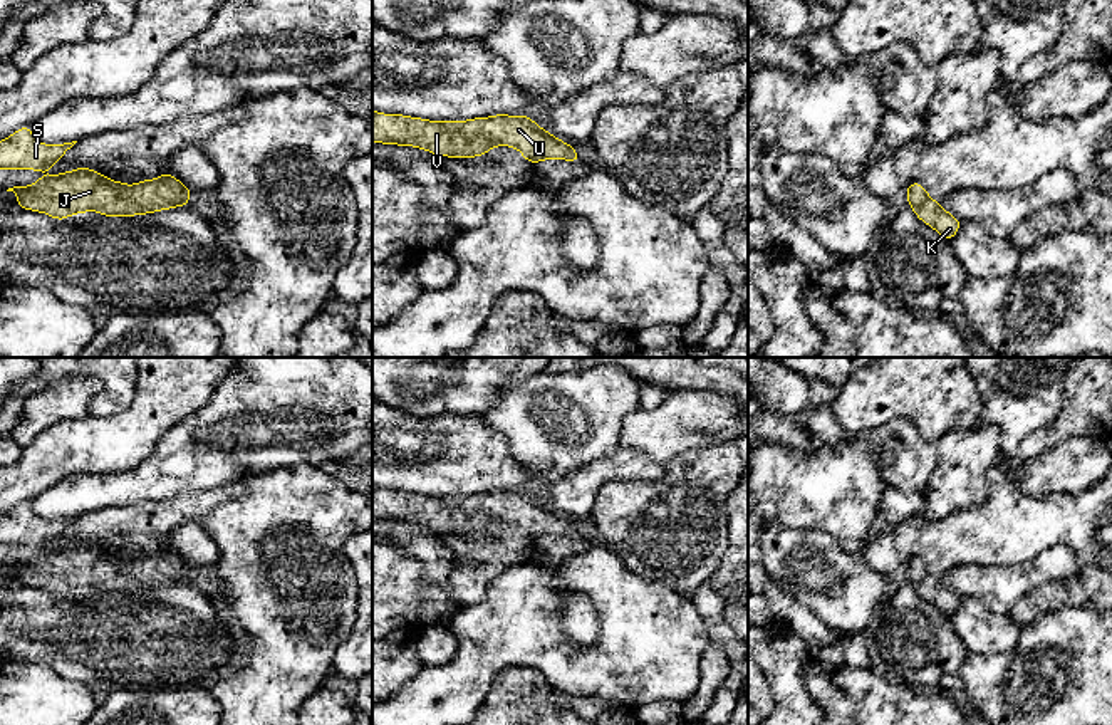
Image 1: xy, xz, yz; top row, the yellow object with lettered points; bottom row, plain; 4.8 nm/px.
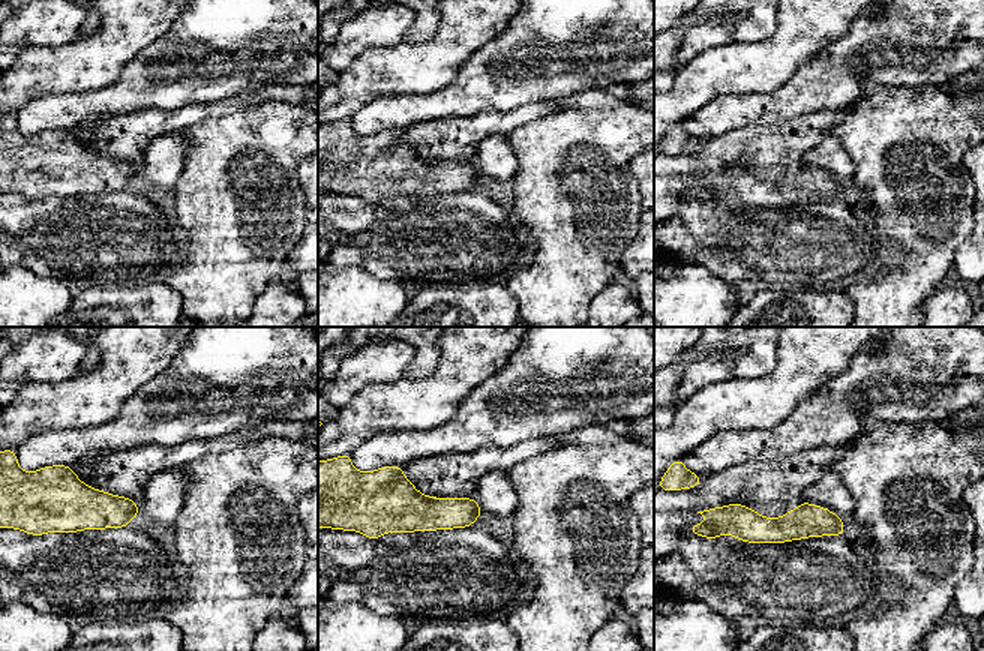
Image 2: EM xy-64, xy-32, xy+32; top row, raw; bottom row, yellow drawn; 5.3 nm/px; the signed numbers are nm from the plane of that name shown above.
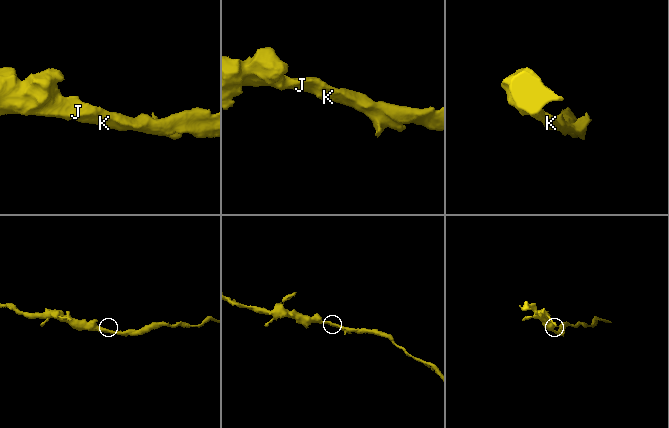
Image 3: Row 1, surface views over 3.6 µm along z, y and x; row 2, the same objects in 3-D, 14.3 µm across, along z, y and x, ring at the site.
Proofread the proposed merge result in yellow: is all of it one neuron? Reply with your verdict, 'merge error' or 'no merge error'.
no merge error

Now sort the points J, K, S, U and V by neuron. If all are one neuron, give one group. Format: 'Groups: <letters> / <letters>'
Groups: J K S U V

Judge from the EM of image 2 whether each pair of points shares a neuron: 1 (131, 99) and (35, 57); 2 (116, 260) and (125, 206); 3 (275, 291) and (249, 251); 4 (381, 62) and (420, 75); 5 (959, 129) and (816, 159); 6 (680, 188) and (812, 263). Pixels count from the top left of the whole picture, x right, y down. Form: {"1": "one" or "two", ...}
{"1": "two", "2": "one", "3": "two", "4": "one", "5": "two", "6": "two"}

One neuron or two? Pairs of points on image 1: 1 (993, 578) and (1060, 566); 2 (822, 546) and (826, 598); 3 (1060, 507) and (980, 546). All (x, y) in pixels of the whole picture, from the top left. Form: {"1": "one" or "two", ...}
{"1": "one", "2": "one", "3": "one"}

